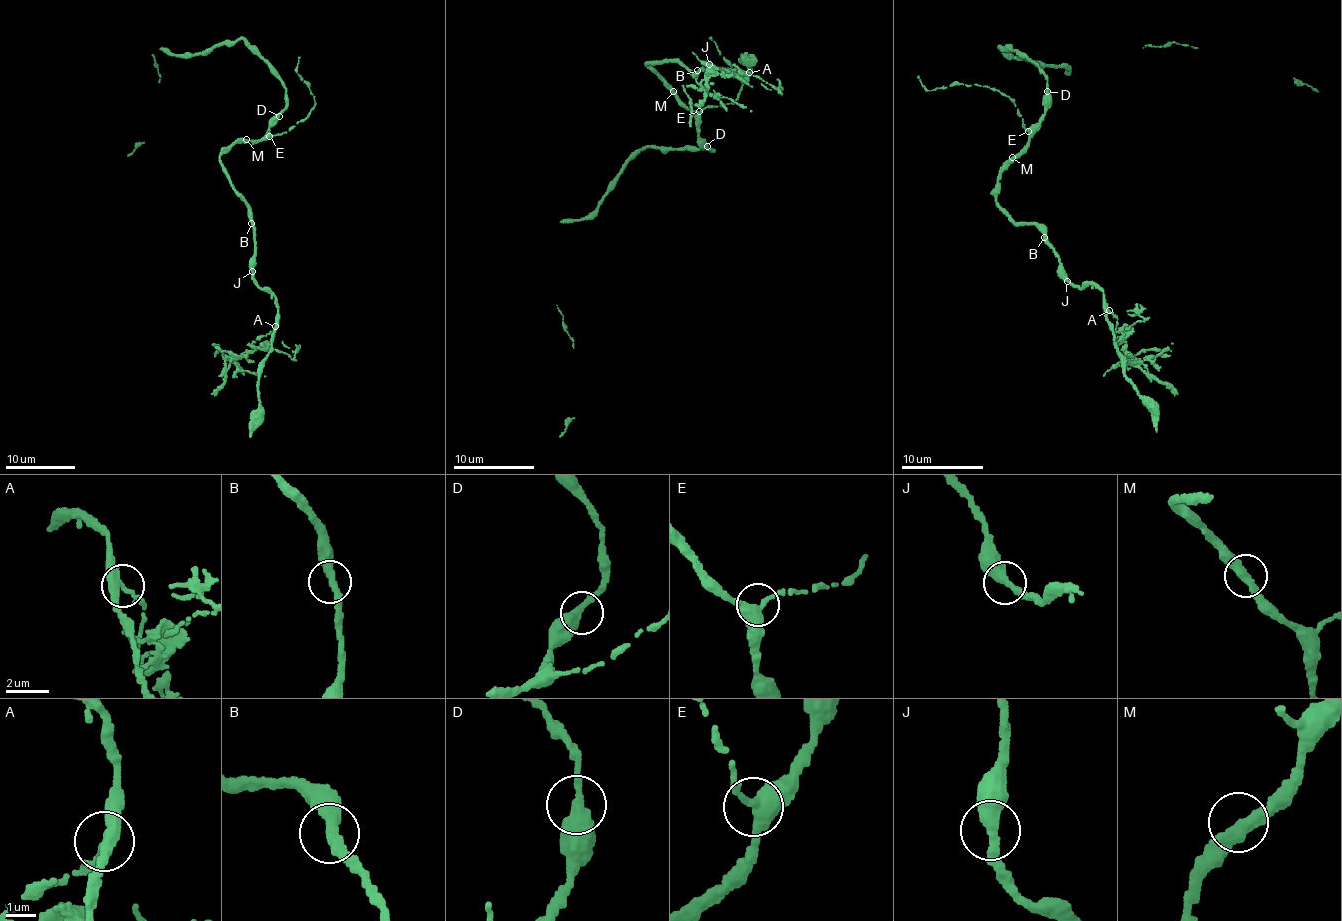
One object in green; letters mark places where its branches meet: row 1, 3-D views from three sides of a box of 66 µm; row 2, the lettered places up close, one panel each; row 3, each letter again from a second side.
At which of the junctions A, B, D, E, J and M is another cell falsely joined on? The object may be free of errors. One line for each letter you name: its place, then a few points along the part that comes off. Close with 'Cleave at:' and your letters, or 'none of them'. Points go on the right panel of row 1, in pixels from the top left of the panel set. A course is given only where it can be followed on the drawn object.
A: place (1109, 310); course (1108, 311), (1117, 319), (1115, 337), (1126, 360), (1137, 361), (1133, 359), (1148, 349), (1170, 352)
Cleave at: A

